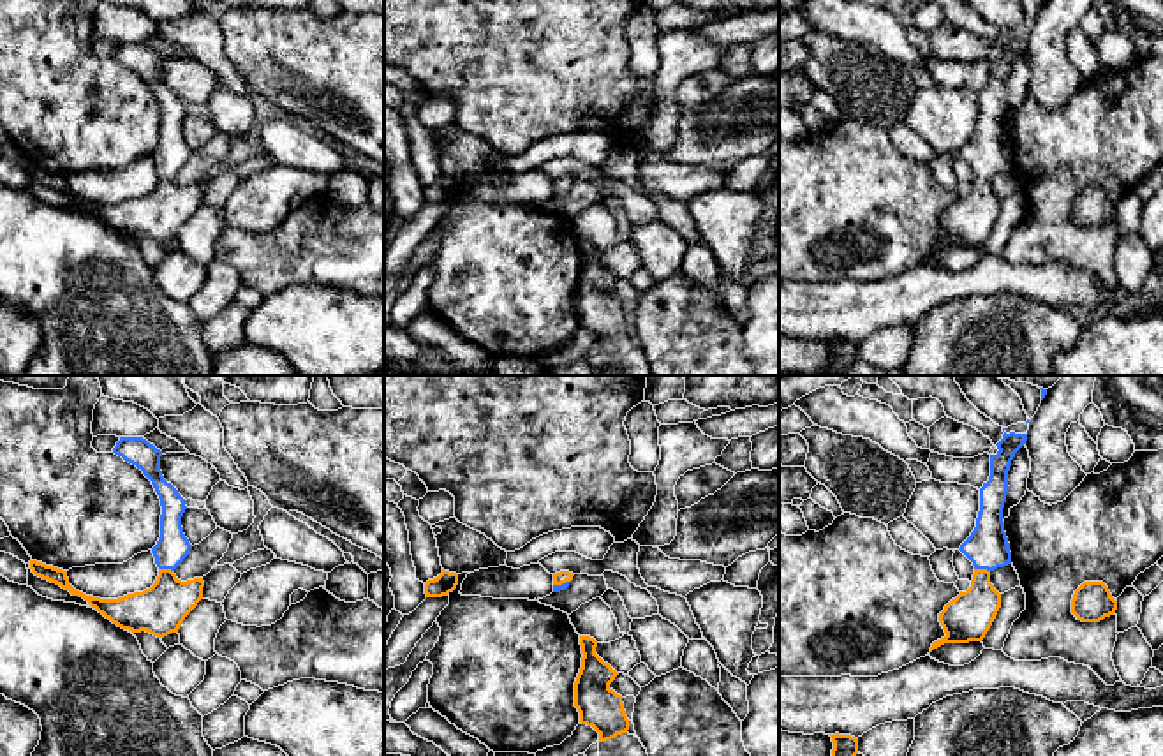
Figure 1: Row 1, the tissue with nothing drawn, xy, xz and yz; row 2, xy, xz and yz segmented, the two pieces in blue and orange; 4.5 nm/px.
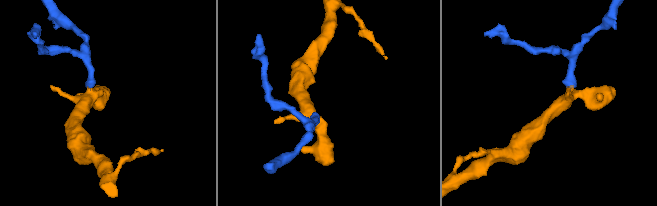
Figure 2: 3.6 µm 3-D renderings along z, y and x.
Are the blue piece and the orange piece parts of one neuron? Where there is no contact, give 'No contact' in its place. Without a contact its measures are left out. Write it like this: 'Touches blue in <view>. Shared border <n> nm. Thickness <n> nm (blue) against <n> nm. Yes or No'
Touches blue in xy. Shared border 70 nm. Thickness 150 nm (blue) against 220 nm. Yes

